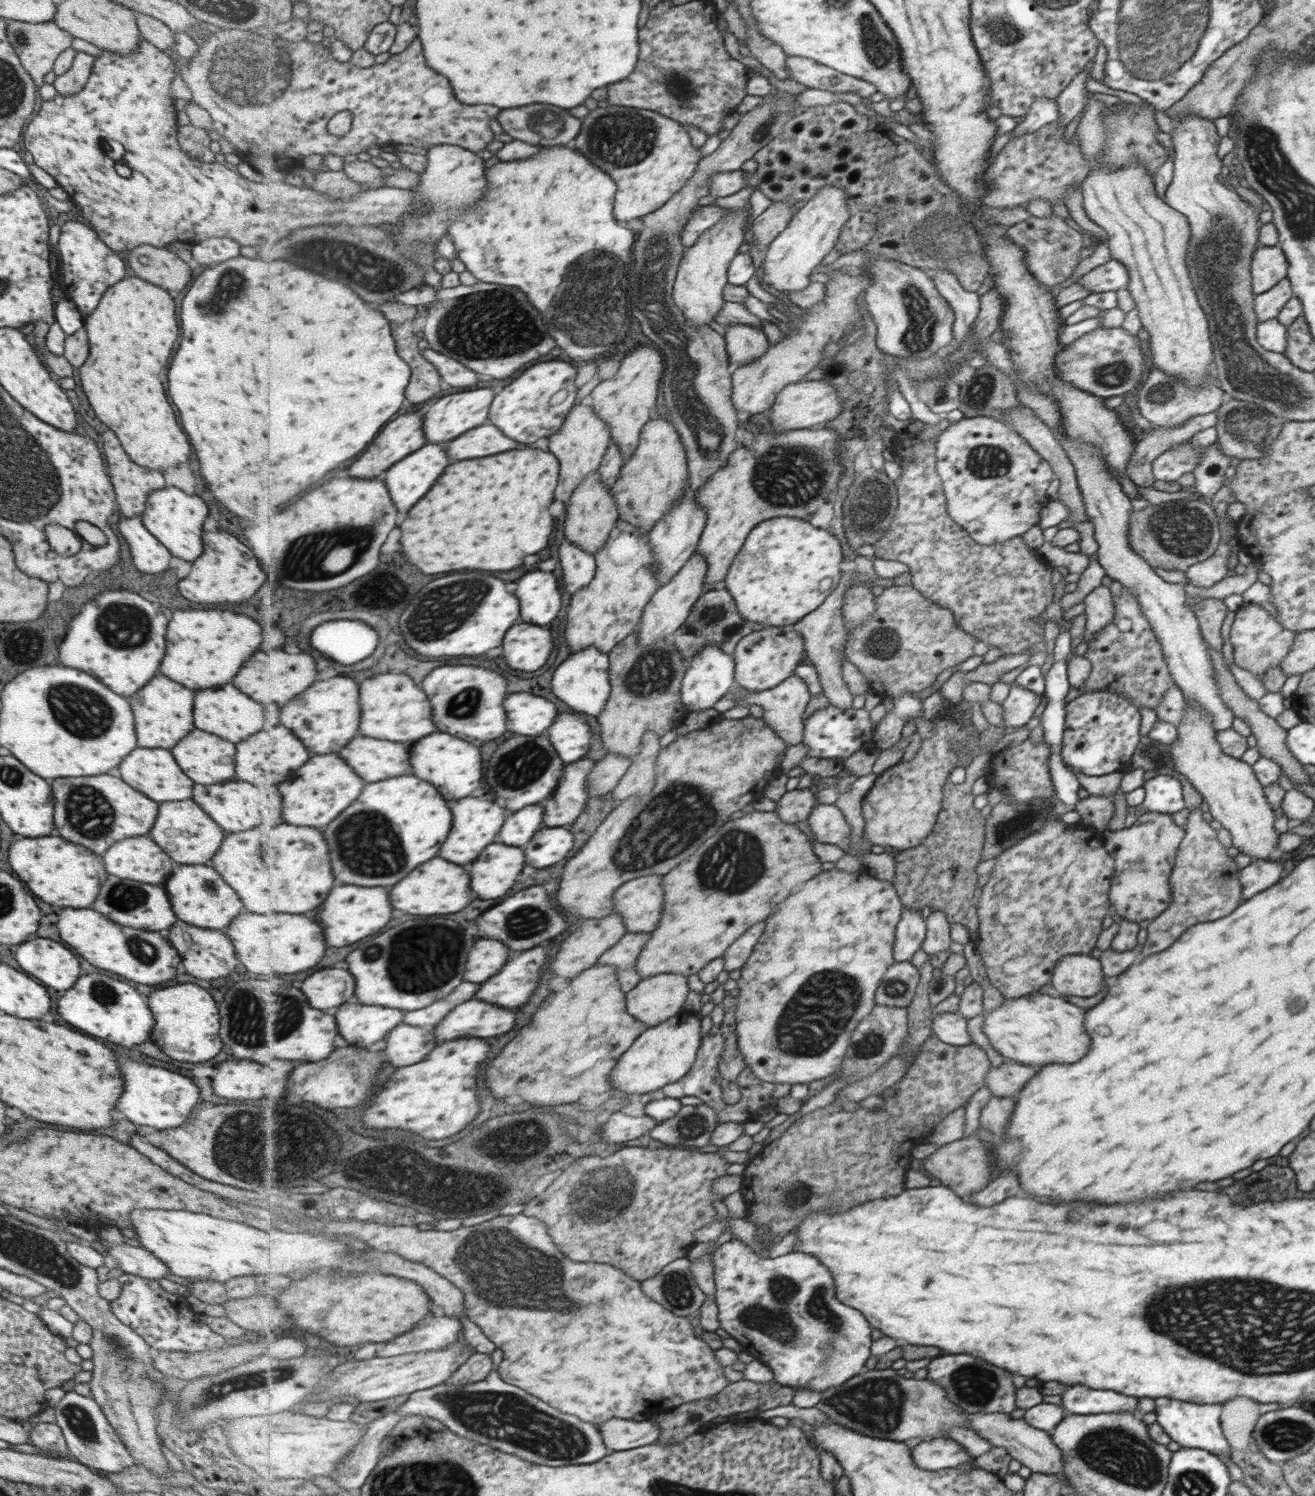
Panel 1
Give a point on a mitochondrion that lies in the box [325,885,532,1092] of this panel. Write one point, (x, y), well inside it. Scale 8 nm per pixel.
(409, 964)

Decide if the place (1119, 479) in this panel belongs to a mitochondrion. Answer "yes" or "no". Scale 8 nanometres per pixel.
no

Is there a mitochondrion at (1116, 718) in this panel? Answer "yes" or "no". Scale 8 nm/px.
no

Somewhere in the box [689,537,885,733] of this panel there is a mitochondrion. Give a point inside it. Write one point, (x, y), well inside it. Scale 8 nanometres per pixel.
(717, 616)

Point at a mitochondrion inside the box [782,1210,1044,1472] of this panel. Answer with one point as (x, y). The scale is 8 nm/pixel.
(876, 1404)

